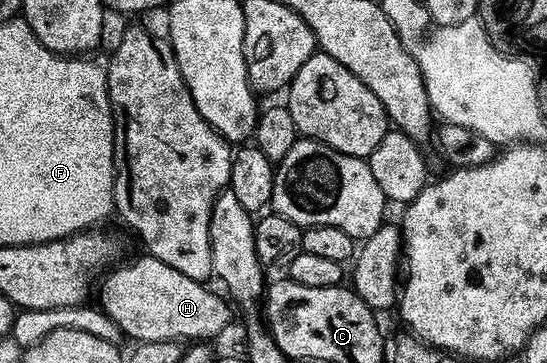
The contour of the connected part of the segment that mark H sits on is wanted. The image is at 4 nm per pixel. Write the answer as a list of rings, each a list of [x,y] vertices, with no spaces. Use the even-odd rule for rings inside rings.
[[[141,254],[130,264],[120,264],[110,267],[100,281],[99,307],[119,326],[122,337],[130,336],[133,342],[142,344],[172,340],[209,342],[228,326],[230,301],[224,295],[216,296],[202,281],[187,278],[175,266],[167,266],[167,262],[159,262],[159,258],[148,254]]]

